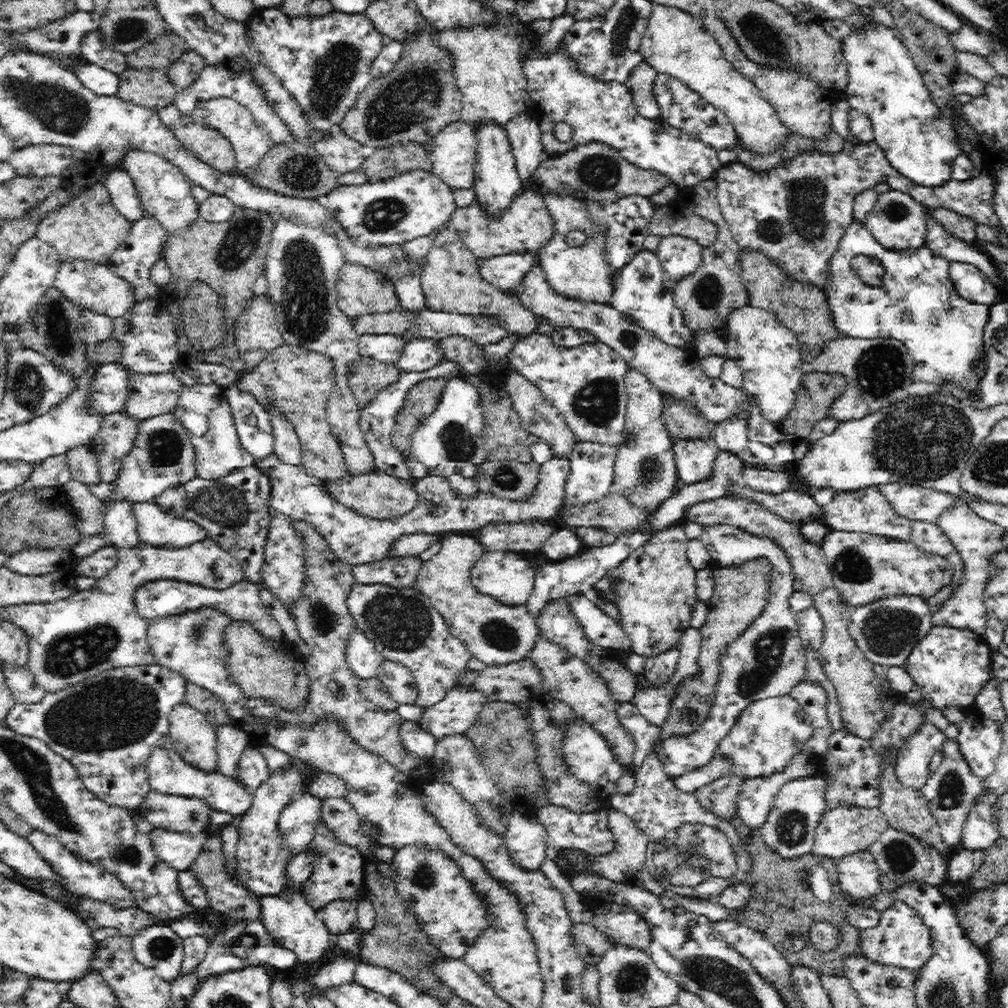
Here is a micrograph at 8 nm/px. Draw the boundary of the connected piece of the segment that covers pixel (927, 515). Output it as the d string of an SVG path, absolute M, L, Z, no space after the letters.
M889 483L878 486L894 511L911 521L936 523L947 506L956 500L946 492L937 492L920 485Z

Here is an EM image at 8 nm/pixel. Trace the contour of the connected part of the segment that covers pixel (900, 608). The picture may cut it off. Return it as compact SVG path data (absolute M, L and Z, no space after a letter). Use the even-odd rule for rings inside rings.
M894 595L853 607L849 634L866 659L889 668L904 666L914 646L926 637L933 625L933 609L925 597Z

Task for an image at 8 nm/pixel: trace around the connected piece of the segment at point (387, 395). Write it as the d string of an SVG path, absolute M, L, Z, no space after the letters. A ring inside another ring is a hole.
M446 359L440 362L438 366L434 366L434 368L426 370L426 372L403 371L396 382L380 390L379 394L376 396L376 398L374 398L372 403L368 403L364 408L360 409L359 424L362 433L364 434L364 438L366 439L367 445L372 451L376 470L399 479L406 479L410 482L414 481L414 478L407 467L407 462L404 461L400 451L394 446L391 439L398 434L395 429L397 415L400 413L400 410L405 403L407 393L414 386L416 386L416 384L429 379L446 378L447 380L451 380L452 378L459 377L461 375L463 375L462 368L458 364L449 362Z

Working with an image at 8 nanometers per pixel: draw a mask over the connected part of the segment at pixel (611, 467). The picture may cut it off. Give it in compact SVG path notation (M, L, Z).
M578 441L573 444L570 461L569 479L566 480L565 503L568 506L590 504L591 501L600 501L610 494L610 488L615 479L616 448L610 445Z

